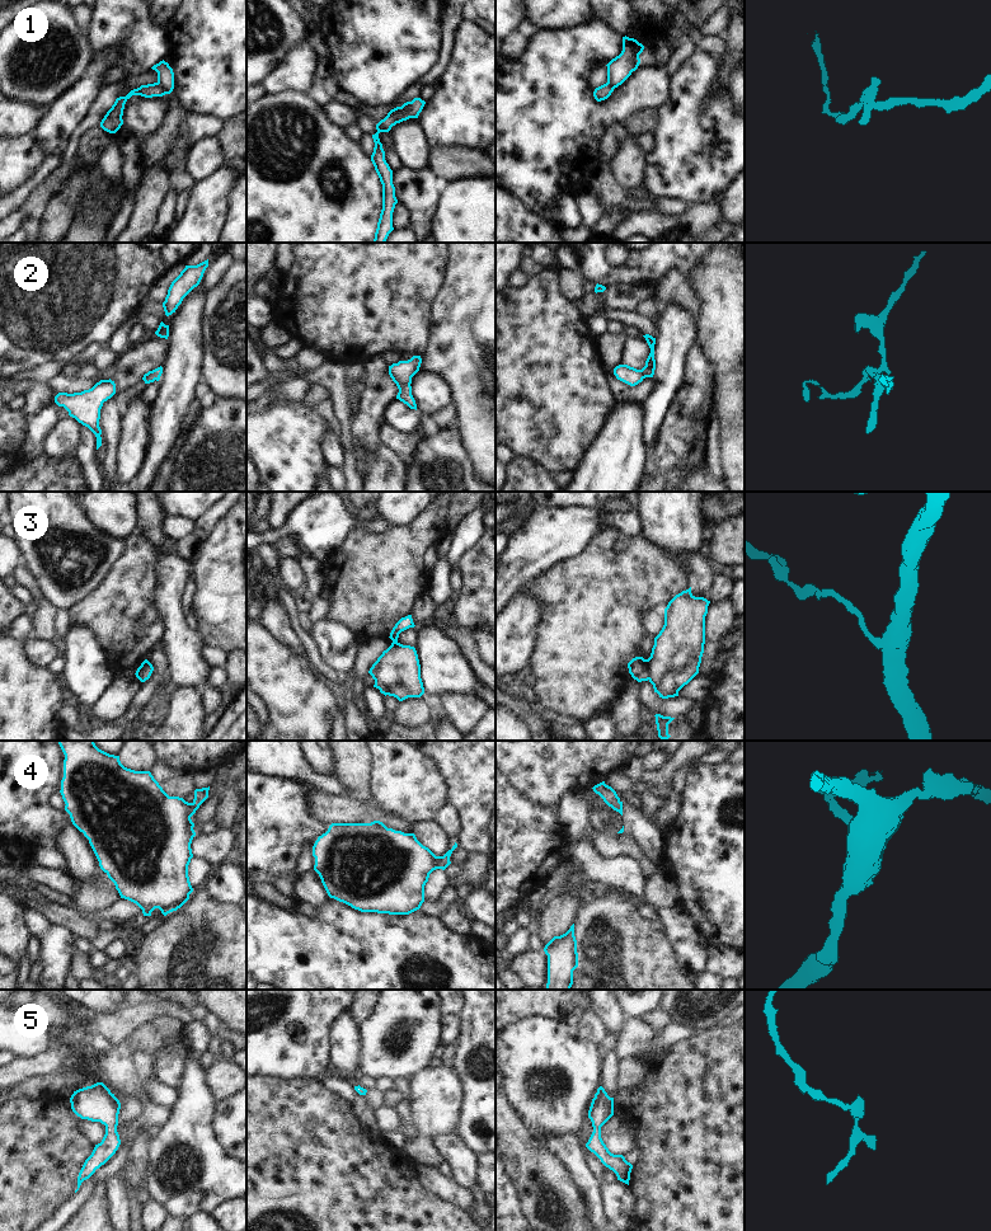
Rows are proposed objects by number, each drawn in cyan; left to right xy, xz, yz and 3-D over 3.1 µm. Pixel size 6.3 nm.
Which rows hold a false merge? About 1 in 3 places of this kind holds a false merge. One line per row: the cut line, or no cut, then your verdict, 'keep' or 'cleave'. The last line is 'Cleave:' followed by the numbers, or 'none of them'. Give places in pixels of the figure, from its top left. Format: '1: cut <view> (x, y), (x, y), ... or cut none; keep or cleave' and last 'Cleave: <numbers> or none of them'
1: cut xz (411, 102), (404, 111), (388, 116); cleave
2: cut none; keep
3: cut yz (644, 659), (649, 679); cleave
4: cut none; keep
5: cut none; keep
Cleave: 1, 3

